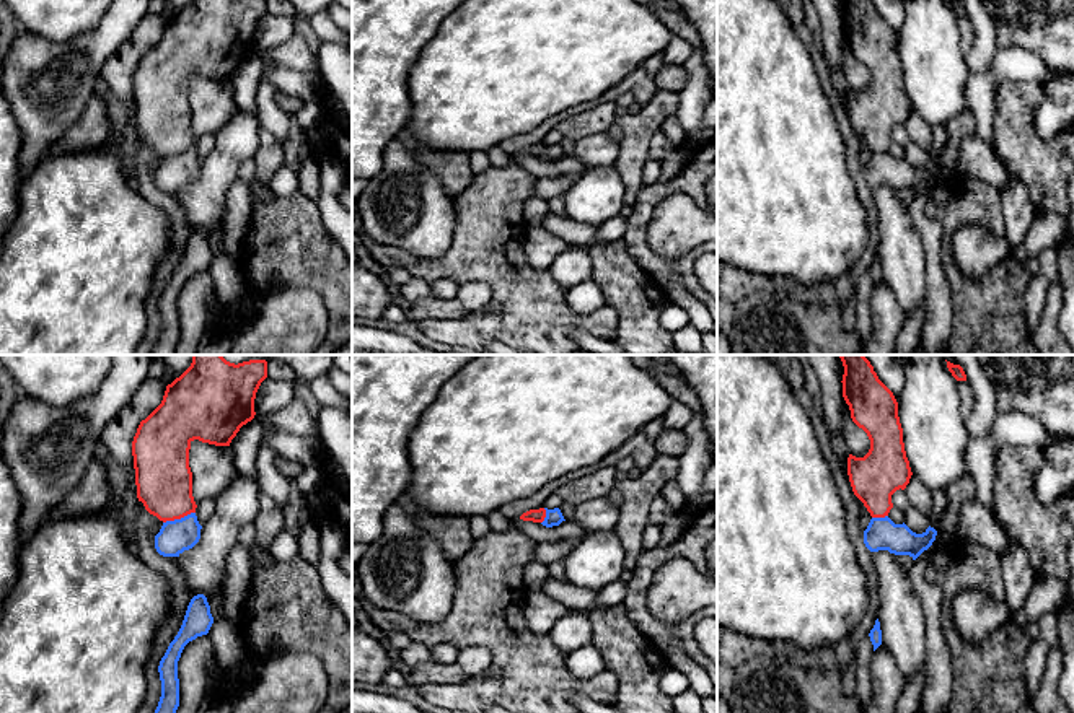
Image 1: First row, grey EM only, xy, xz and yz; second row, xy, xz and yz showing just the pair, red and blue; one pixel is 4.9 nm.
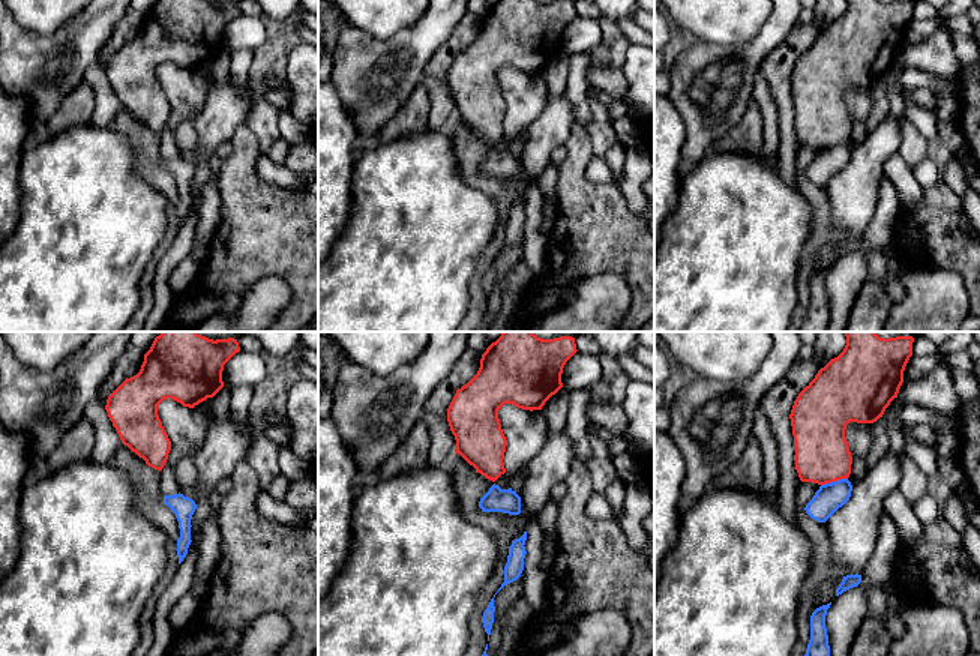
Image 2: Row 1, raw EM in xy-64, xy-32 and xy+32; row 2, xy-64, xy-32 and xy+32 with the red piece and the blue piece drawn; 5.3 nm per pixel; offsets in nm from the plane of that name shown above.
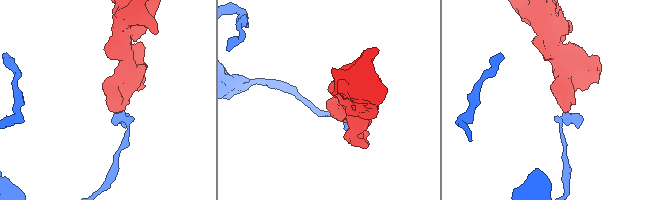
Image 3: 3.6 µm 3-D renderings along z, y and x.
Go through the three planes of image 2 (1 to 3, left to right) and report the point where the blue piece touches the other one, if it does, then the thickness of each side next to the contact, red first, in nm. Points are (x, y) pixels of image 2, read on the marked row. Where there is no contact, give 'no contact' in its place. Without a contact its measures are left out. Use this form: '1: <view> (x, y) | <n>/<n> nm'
1: no contact
2: no contact
3: xy+32 (833, 481) | 280/150 nm

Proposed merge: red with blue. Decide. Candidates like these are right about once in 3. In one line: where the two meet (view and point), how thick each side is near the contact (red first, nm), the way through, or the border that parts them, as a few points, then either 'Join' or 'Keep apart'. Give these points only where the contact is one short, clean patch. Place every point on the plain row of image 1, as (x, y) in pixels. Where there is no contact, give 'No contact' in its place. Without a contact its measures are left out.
Touches red at xy (178, 153). Thickness 280 nm (red) against 160 nm. Boundary: xy (194, 147), (163, 158). Keep apart

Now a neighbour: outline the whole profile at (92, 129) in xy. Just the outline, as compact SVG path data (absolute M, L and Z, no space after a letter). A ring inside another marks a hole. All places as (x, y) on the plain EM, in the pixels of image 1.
M96 90L81 117L54 143L51 155L99 148L109 137L106 101Z

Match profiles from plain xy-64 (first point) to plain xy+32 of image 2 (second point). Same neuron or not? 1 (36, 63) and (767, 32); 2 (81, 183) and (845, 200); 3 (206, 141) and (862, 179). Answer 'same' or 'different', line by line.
1: same
2: different
3: same

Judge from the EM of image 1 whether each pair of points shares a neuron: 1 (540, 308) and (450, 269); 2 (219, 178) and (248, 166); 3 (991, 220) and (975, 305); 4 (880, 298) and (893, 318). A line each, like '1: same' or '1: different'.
1: same
2: different
3: same
4: same

